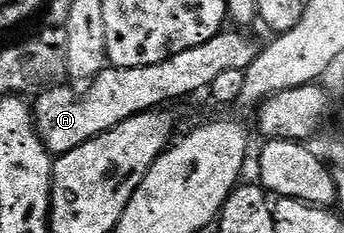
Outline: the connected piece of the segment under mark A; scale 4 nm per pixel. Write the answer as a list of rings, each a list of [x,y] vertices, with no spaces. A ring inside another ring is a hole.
[[[222,31],[216,33],[214,37],[211,39],[207,39],[207,43],[199,43],[199,47],[191,47],[187,51],[179,51],[179,55],[171,55],[167,59],[163,59],[163,63],[151,63],[147,67],[119,67],[118,69],[112,67],[106,67],[101,70],[101,72],[96,73],[93,78],[84,86],[85,93],[77,94],[75,90],[69,86],[69,83],[62,83],[59,85],[53,86],[51,89],[47,89],[36,94],[35,100],[32,102],[31,108],[33,110],[33,122],[37,124],[37,133],[41,136],[41,142],[47,147],[47,151],[54,155],[60,155],[62,153],[66,153],[67,151],[71,151],[75,147],[79,147],[83,143],[87,143],[87,139],[91,139],[92,137],[97,137],[101,133],[106,133],[107,131],[111,131],[111,127],[115,127],[119,123],[123,123],[127,119],[131,119],[137,113],[146,113],[147,111],[151,111],[152,109],[160,109],[162,107],[168,106],[170,103],[168,101],[181,101],[184,97],[189,97],[192,93],[197,93],[200,91],[208,90],[209,85],[211,83],[215,83],[215,79],[219,74],[223,71],[239,71],[240,69],[246,69],[250,63],[252,63],[259,52],[259,45],[256,45],[255,42],[252,41],[251,38],[248,37],[248,32],[245,31],[233,31],[237,33],[228,33],[228,31]]]

